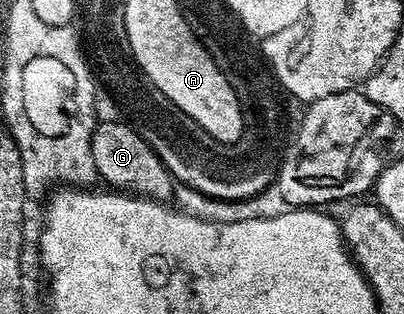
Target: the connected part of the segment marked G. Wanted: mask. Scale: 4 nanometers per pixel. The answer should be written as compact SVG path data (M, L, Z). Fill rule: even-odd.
M97 123L92 135L92 153L94 154L96 175L101 181L105 180L108 183L105 185L109 189L124 190L129 184L132 187L129 189L133 193L145 198L161 202L169 199L167 196L172 192L174 178L140 135L133 135L129 129L117 127L117 124Z

